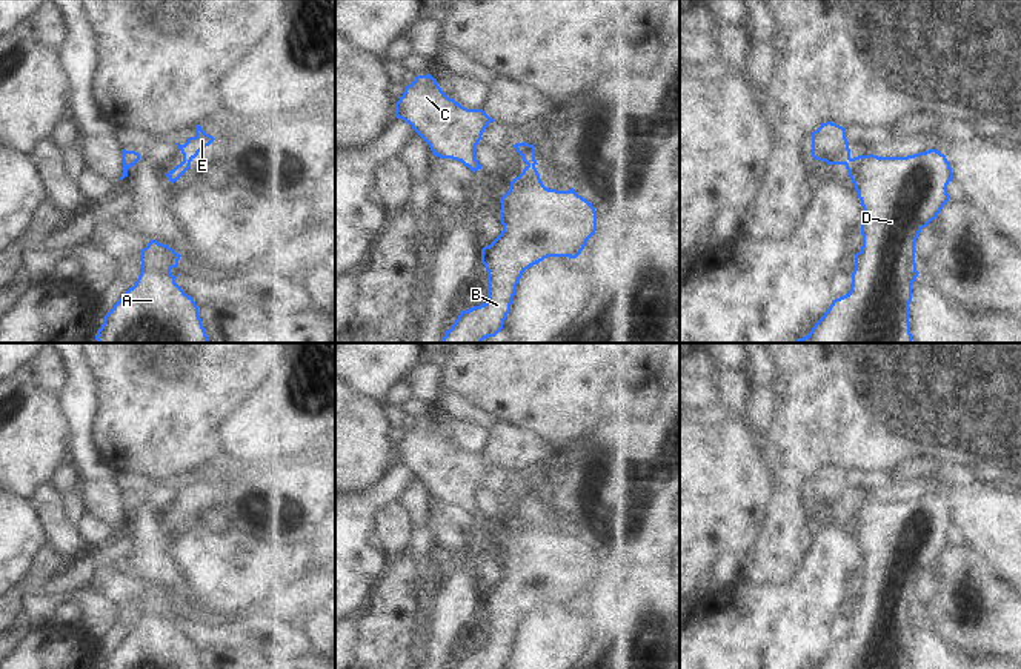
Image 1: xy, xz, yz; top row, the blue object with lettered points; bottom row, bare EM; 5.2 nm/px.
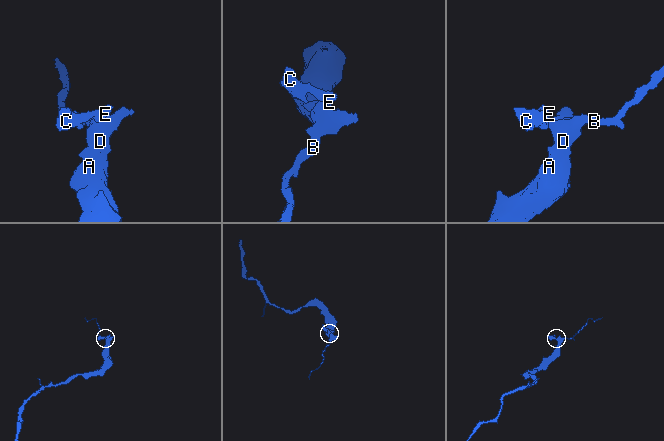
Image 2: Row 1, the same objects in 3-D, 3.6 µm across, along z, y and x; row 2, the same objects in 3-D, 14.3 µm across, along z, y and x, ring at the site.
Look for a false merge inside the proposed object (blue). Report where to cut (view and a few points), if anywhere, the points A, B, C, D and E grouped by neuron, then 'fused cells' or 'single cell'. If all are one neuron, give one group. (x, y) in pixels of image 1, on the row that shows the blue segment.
cut xy (183, 159), (189, 162); groups A B D / C E; fused cells

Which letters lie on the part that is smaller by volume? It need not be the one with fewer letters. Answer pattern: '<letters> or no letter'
C, E

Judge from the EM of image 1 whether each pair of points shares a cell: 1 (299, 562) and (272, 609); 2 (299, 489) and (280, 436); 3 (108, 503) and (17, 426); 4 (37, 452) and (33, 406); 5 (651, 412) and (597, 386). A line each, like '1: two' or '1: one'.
1: one
2: two
3: two
4: one
5: two

